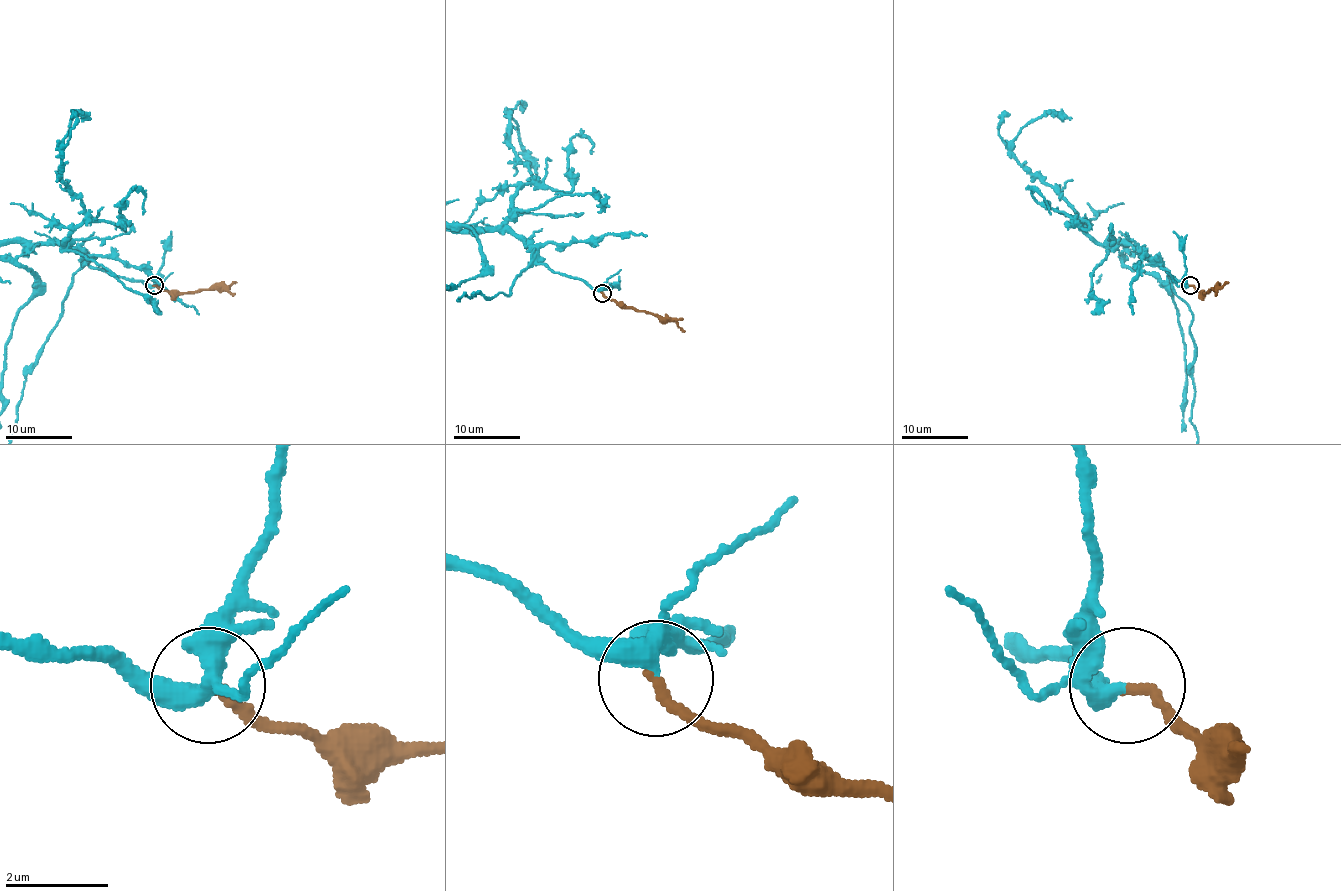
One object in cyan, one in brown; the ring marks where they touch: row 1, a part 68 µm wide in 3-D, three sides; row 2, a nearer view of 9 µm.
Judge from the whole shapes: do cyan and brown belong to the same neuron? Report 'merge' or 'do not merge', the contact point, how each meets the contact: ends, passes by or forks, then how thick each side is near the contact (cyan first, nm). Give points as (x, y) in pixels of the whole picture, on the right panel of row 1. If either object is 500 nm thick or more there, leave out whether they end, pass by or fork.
merge; at (1190, 285); cyan passes by; brown ends there; 320 nm thick on the cyan side, 220 nm on the other

